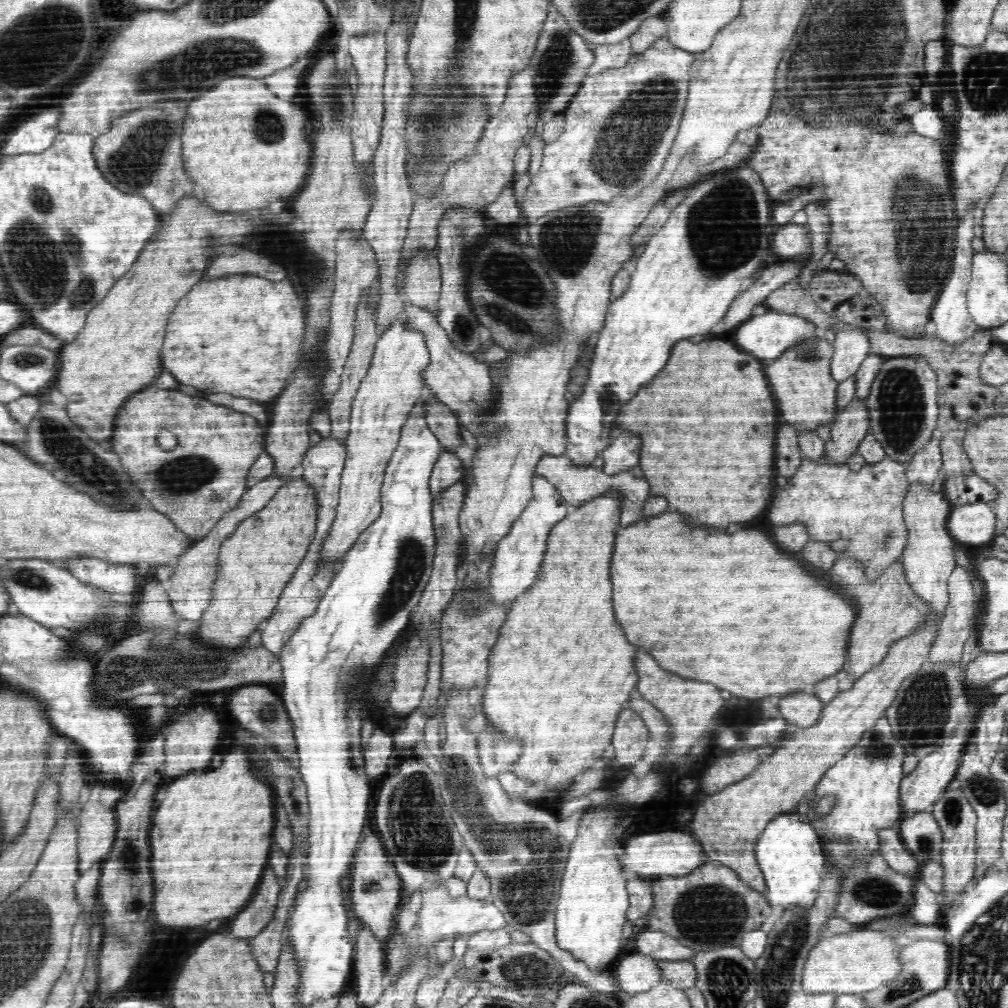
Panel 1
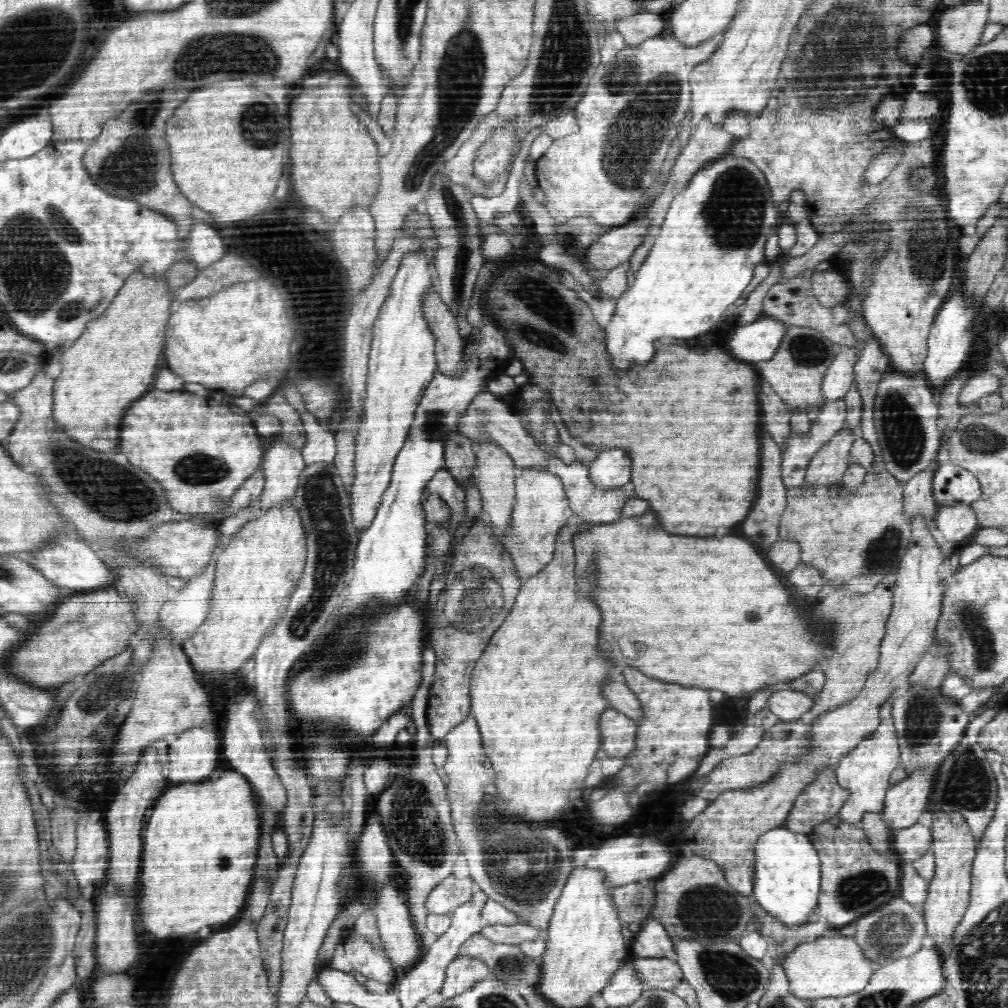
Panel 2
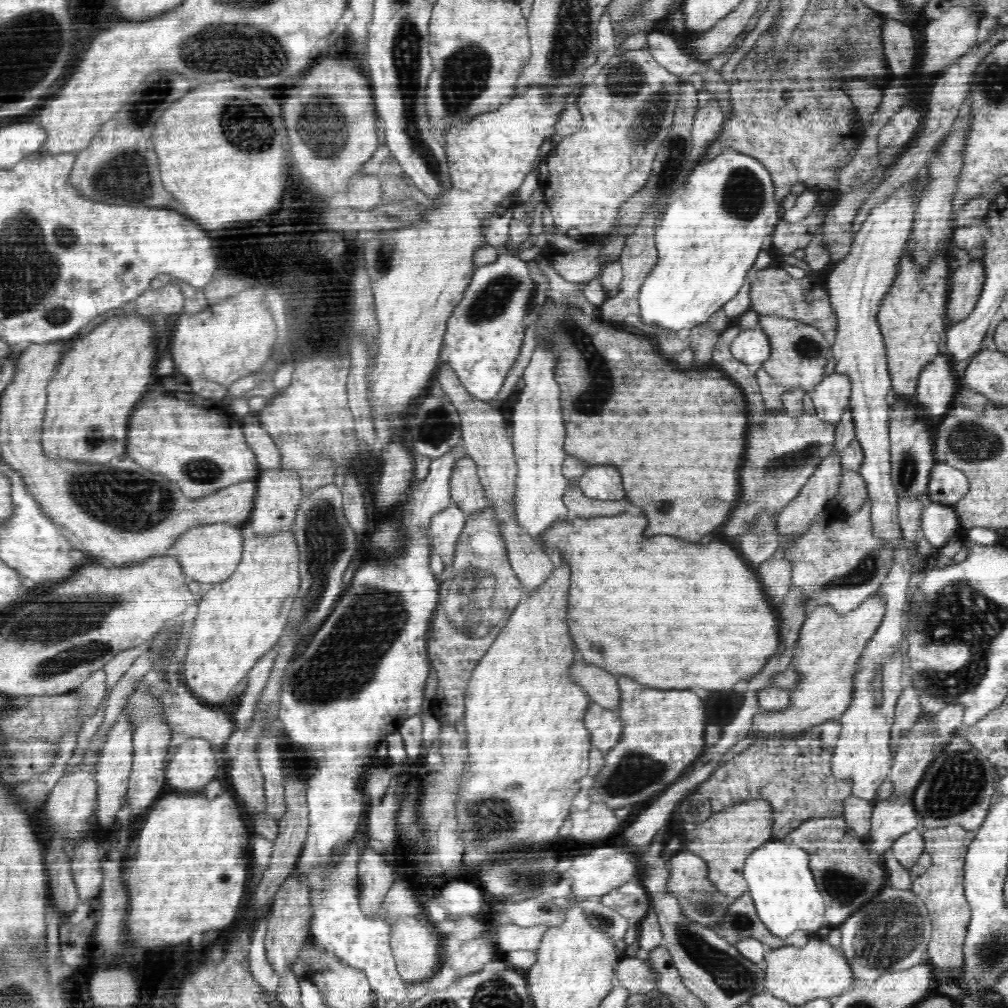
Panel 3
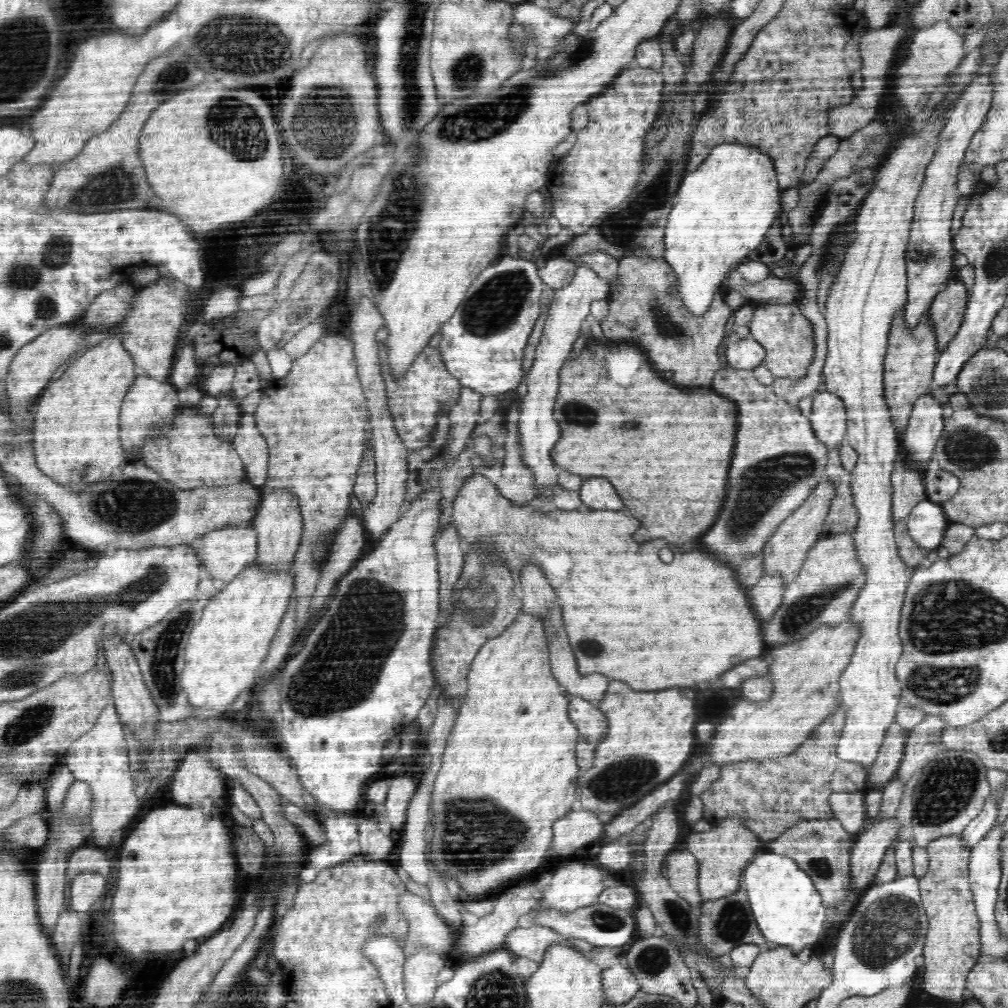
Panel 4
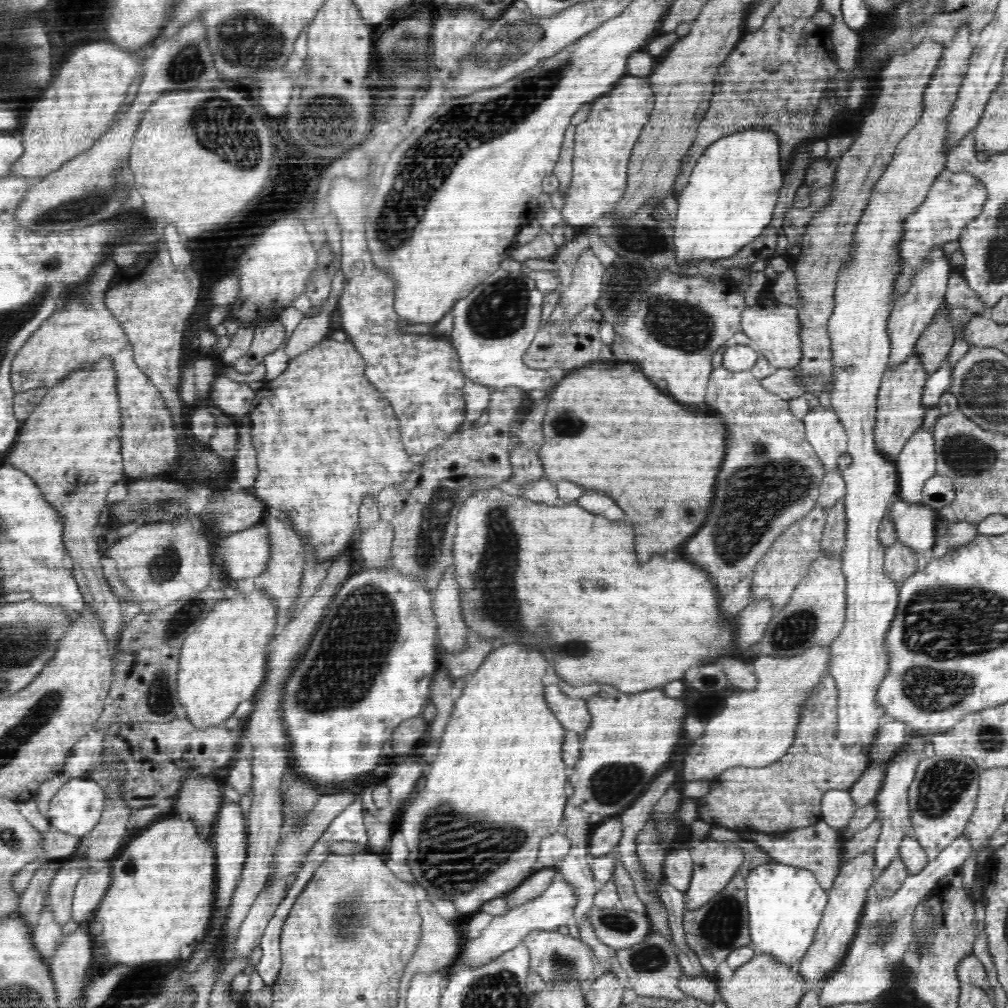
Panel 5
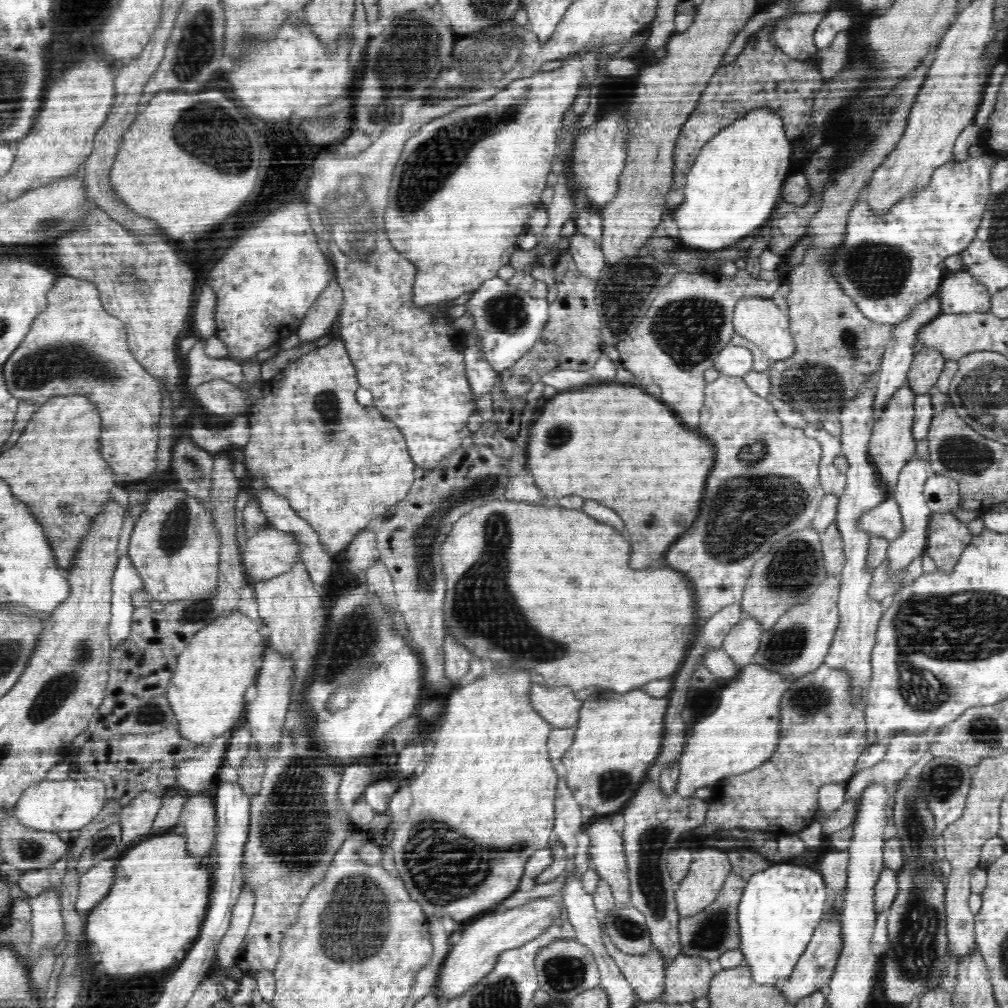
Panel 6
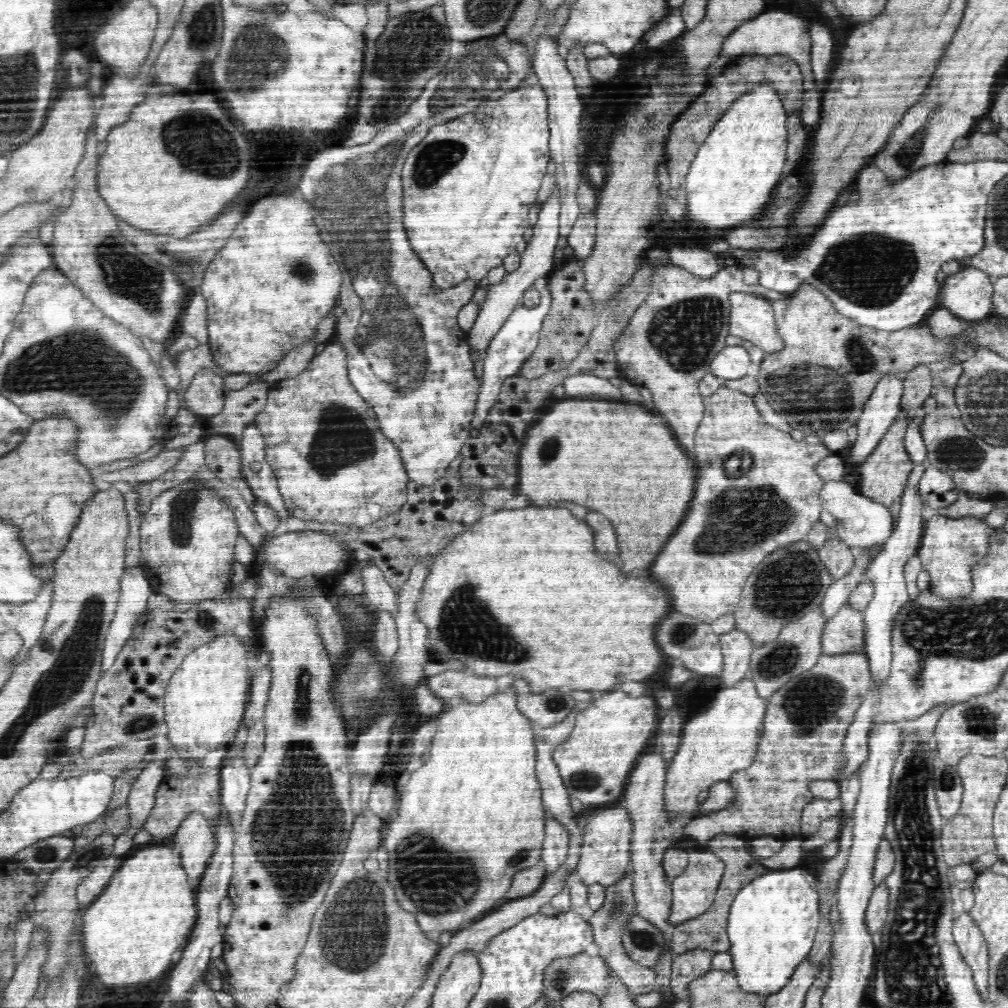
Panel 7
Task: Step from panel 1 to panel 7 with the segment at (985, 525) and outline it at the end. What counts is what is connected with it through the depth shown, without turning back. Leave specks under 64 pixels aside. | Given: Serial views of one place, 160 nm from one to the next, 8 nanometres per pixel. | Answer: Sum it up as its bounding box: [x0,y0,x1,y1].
[821,480,893,551]

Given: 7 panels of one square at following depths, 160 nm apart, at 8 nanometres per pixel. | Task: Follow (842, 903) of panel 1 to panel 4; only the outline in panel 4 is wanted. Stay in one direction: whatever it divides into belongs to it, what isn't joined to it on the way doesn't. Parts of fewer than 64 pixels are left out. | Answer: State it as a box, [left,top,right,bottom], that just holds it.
[763,818,859,907]

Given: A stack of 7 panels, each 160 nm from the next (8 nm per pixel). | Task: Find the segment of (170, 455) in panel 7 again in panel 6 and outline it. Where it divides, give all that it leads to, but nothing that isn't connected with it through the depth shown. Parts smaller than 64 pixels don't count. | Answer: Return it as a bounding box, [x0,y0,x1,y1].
[190,414,250,454]

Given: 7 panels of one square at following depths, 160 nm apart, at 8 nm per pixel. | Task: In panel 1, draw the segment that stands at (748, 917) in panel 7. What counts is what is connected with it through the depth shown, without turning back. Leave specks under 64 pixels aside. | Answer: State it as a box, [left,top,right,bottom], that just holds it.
[755,811,825,911]

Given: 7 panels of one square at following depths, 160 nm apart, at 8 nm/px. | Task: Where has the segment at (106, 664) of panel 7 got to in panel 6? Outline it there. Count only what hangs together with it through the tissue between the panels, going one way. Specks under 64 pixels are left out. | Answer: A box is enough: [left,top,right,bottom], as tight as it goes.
[108,557,144,649]

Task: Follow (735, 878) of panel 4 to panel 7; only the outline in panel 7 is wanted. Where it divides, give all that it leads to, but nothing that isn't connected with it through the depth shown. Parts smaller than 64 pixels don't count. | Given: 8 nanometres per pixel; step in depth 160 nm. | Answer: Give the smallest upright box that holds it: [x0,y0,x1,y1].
[668,851,725,927]

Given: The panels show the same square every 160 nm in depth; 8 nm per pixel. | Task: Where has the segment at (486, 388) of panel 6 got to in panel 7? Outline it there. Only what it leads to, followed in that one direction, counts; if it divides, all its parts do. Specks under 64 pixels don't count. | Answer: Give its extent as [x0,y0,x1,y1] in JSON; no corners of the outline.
[466,189,561,360]

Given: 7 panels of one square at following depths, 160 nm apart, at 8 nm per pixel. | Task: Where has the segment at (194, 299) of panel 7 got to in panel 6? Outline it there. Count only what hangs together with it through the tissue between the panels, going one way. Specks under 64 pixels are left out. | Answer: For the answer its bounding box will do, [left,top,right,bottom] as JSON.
[191,283,216,340]

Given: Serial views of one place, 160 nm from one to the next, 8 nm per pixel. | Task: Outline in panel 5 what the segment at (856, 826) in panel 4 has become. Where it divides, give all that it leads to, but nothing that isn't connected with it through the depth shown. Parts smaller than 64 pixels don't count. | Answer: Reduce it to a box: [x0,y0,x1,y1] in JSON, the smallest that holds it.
[821,790,855,830]

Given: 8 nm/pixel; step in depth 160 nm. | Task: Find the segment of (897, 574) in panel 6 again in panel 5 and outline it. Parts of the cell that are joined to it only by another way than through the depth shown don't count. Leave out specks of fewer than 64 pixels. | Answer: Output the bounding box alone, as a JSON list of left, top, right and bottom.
[896,426,937,504]

